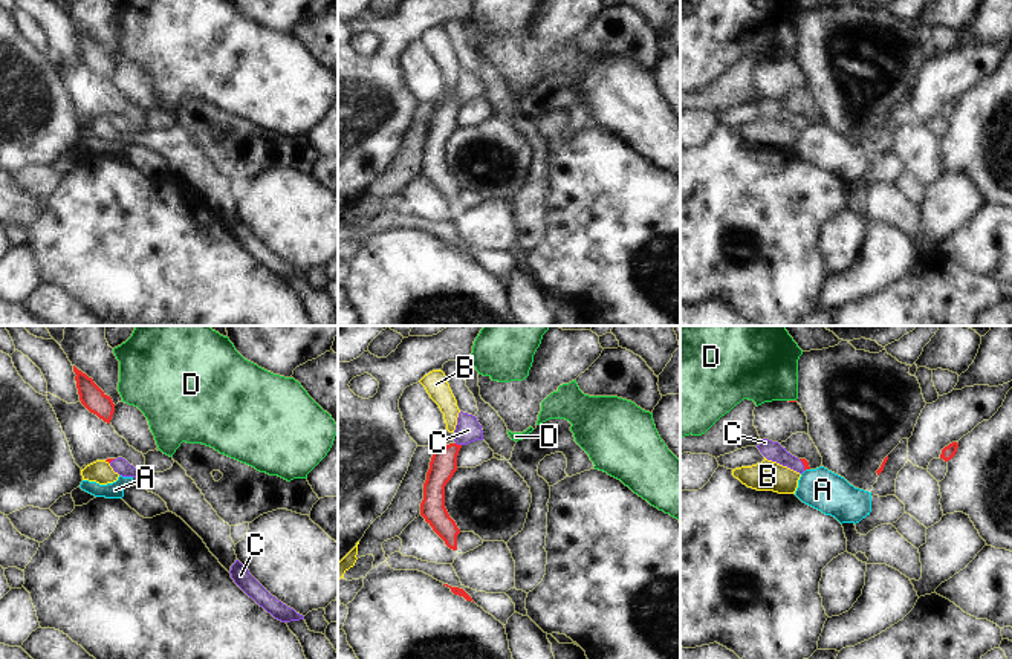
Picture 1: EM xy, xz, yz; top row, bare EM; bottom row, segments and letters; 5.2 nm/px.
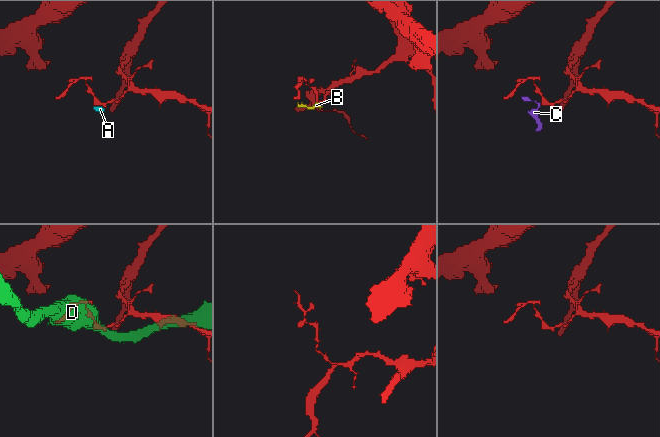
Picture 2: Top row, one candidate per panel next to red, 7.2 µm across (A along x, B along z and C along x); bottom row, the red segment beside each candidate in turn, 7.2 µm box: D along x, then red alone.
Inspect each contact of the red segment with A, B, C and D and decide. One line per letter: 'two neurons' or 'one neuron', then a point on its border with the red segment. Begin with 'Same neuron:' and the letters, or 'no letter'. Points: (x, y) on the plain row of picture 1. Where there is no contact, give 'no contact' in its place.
Same neuron: C
A: two neurons | yz (806, 126)
B: two neurons | xy (107, 118)
C: one neuron | xz (459, 103)
D: two neurons | yz (792, 58)

